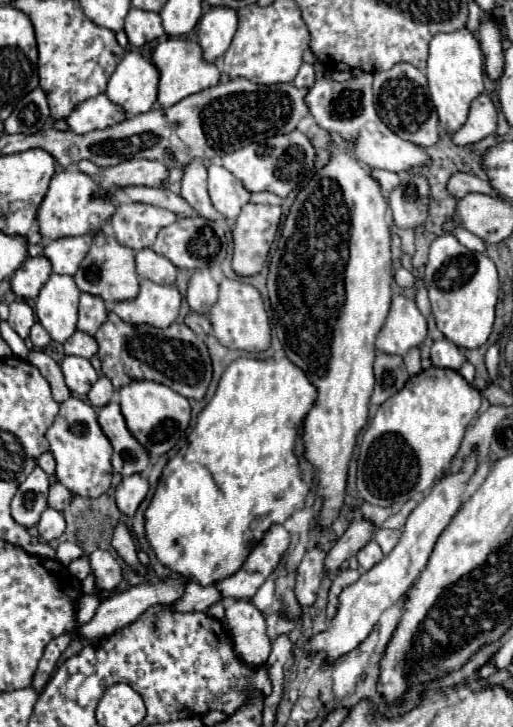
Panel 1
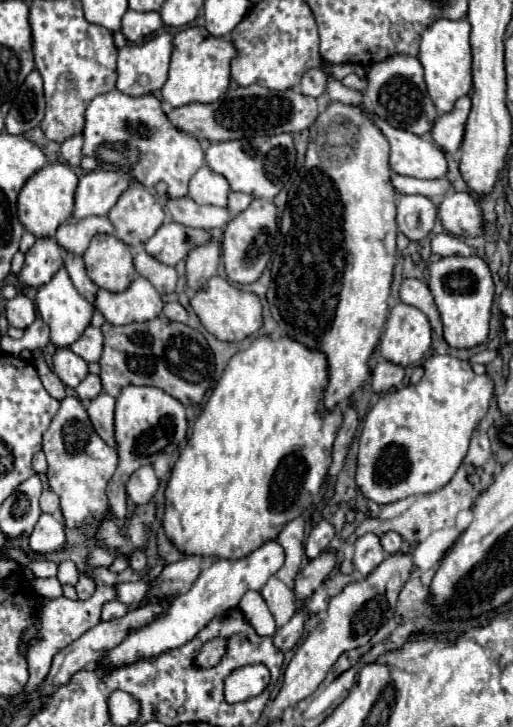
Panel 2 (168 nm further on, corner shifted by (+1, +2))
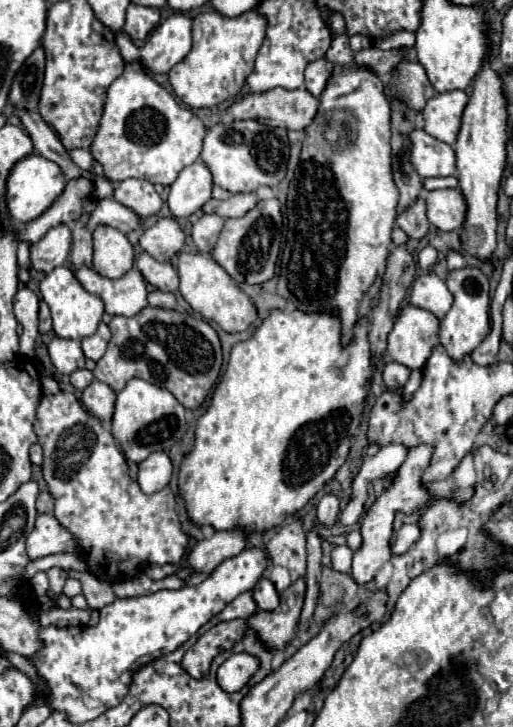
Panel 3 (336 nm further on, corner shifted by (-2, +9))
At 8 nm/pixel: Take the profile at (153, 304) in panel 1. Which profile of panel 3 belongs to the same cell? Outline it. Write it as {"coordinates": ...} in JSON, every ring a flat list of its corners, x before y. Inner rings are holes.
{"coordinates":[[69,266,69,268,75,274,75,278,79,278,79,284,87,292,103,298,105,312,111,316,115,314,135,316,147,306,147,288,139,270,129,270,121,278,111,280,103,278,101,274,97,274,87,266]]}

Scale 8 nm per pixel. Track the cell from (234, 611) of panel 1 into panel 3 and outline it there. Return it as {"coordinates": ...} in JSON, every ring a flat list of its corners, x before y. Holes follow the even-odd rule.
{"coordinates":[[261,578,257,582,253,598,255,598,259,610,275,610,279,606,279,594,277,594,273,582,267,578]]}

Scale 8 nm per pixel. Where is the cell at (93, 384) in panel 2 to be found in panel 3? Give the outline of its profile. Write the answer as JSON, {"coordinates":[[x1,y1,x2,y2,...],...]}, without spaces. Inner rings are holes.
{"coordinates":[[75,370,75,372,71,372,69,374,69,380,71,380,71,384,75,386,75,388,79,388,79,390,83,390,91,380,93,380,93,372,89,372,89,370]]}

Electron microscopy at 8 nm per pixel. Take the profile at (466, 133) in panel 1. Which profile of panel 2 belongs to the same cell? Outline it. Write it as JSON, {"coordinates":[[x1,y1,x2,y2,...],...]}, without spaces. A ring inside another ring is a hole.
{"coordinates":[[460,97,450,113,440,115,436,119,436,123,432,127,432,139,444,151,448,151,448,153,460,151,462,137,464,137,464,125,466,125,470,107,472,107,470,97]]}

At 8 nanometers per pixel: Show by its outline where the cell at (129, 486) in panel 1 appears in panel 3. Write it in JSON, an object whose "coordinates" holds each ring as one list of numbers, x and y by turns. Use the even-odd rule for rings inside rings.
{"coordinates":[[155,452,139,464,137,482,145,494,153,494,163,490,173,474,173,466,169,462,167,452]]}

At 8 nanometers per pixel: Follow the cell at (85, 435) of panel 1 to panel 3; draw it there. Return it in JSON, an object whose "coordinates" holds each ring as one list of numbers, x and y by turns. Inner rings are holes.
{"coordinates":[[59,392,43,396,33,422,37,442,43,448,43,478,47,490,55,500,55,518,59,524,73,534,79,554,87,564,89,572,97,578,109,578,111,582,123,582,135,578,143,566,179,564,189,546,189,536,181,530,179,516,175,512,175,494,171,488,163,488,155,494,143,494,139,484,131,478,129,464,115,444,111,432,107,432,99,418,81,406,71,392]]}

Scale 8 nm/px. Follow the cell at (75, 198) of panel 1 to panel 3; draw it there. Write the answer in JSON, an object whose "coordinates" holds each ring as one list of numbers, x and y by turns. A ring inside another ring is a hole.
{"coordinates":[[29,154,27,158,19,160,7,176,7,210,15,222,31,222,31,218,37,218,39,214,43,214,43,210,47,210,47,206,51,206,51,202,55,202,63,188,65,178,59,166,55,166,55,162,49,162,39,154]]}

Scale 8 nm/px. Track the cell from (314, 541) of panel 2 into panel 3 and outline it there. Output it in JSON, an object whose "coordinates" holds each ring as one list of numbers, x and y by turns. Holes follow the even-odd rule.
{"coordinates":[[325,494,317,504,317,518,325,526,333,526,339,516,339,498,335,494]]}

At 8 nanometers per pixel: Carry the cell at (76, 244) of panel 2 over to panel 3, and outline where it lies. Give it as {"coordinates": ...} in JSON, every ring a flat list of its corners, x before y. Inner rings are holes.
{"coordinates":[[105,198,103,202,97,204,97,208,91,212,91,220,87,224,89,230,95,230,95,226,99,224,107,224,113,226,121,232,131,232,141,228,141,218,127,206,115,202,113,198]]}

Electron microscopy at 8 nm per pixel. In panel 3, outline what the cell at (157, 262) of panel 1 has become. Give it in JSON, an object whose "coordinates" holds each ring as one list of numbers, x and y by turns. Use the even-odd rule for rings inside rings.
{"coordinates":[[141,252,141,256,135,262,137,270,143,274,143,278,163,292,175,292,179,286,177,270,167,262,157,262,147,252]]}

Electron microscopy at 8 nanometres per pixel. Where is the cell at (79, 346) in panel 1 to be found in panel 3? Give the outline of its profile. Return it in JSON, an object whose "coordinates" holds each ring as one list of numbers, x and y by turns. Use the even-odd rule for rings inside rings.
{"coordinates":[[101,322,99,330,93,336,87,336,87,338,81,340,81,348,83,348,85,356,91,358,91,360,95,360,95,362,99,358,103,358,103,354,107,350,107,344,109,344,109,338,111,338,111,332,109,332,107,324]]}

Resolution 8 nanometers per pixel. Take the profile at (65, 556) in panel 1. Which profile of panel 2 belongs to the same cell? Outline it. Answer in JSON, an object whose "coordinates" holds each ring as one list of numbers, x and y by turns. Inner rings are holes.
{"coordinates":[[82,573,76,583,75,589,76,593,78,593,78,597,84,601,84,599,88,599,88,597,94,593,96,583,94,582,94,579,88,575,88,573]]}

